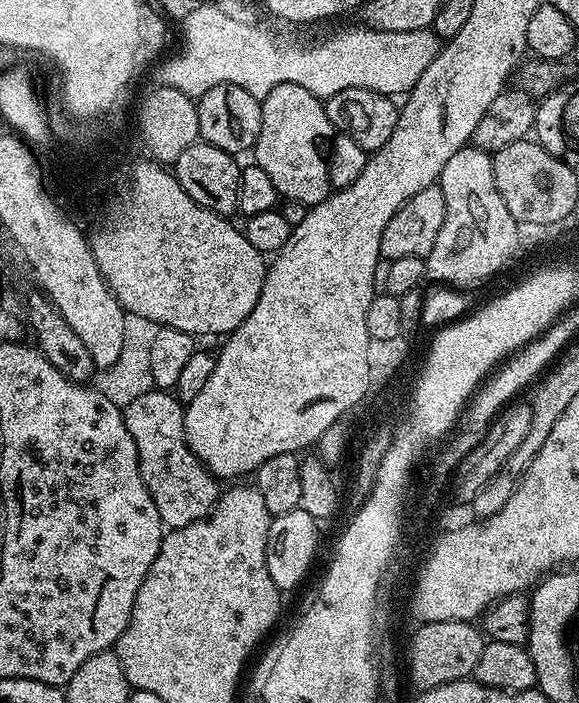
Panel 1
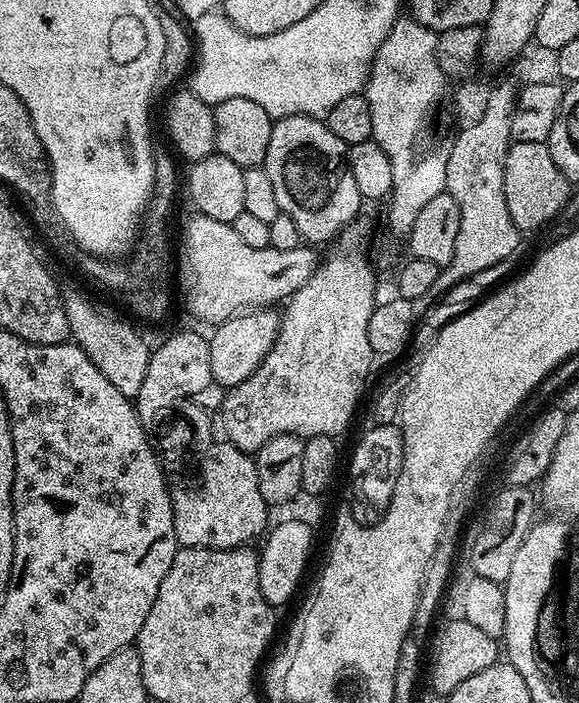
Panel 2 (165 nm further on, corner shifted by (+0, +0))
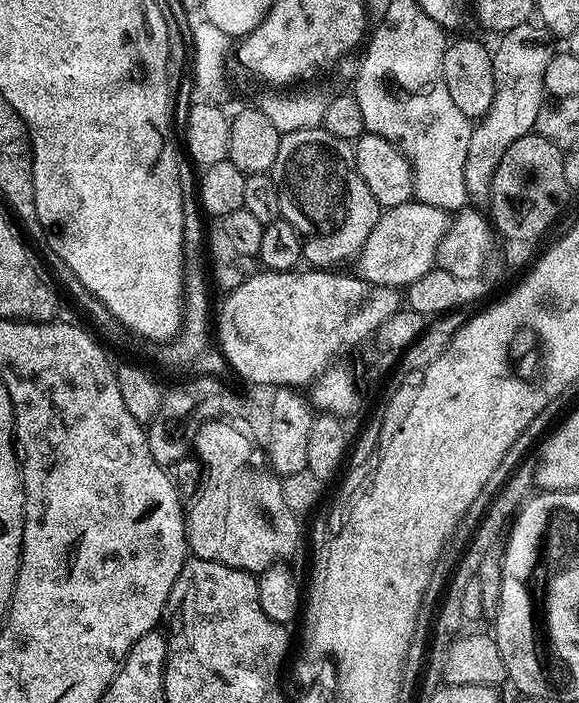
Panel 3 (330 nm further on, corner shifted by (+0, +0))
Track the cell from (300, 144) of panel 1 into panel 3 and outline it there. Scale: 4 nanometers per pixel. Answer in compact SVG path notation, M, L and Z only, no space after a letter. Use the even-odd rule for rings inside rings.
M324 127L303 128L285 132L278 142L278 158L270 173L274 186L278 186L278 206L283 219L289 220L304 239L305 261L312 266L336 266L339 260L351 261L363 248L370 230L378 222L381 214L380 203L370 194L358 166L354 162L353 145L342 138L334 138Z

